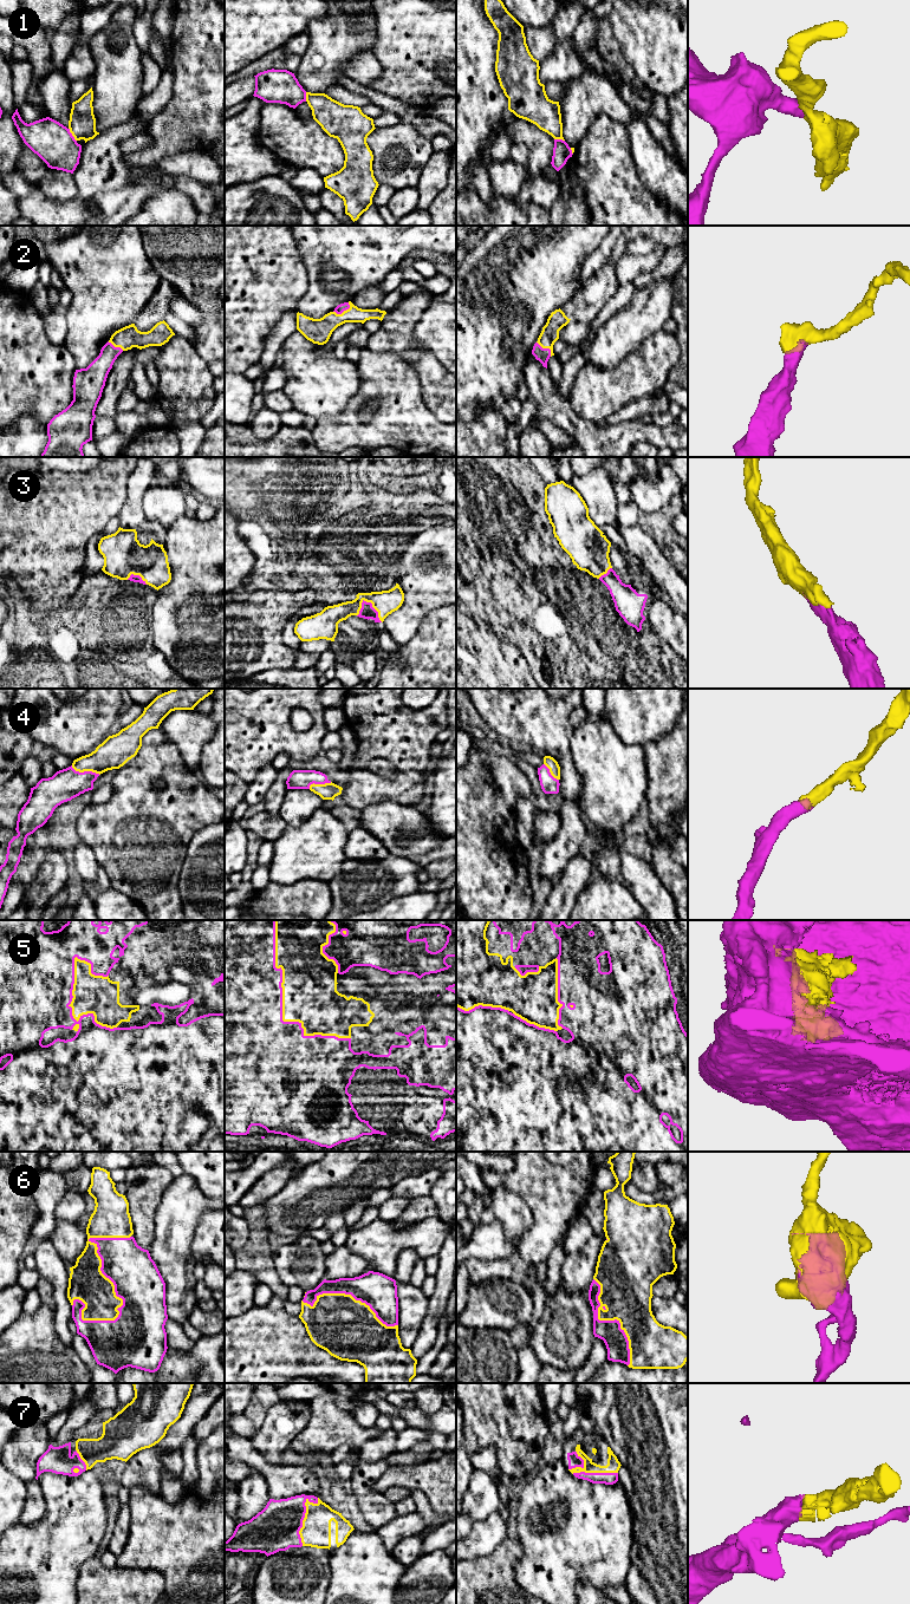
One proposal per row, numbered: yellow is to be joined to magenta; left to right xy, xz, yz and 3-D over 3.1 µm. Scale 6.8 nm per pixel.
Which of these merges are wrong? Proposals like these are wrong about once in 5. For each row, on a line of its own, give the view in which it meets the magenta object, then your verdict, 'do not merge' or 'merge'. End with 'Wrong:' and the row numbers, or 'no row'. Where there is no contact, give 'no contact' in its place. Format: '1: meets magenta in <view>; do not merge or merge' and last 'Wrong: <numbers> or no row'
1: meets magenta in xy; do not merge
2: meets magenta in xz; merge
3: meets magenta in xz; merge
4: meets magenta in xy; merge
5: meets magenta in xz; merge
6: meets magenta in xy; merge
7: meets magenta in xz; merge
Wrong: 1

